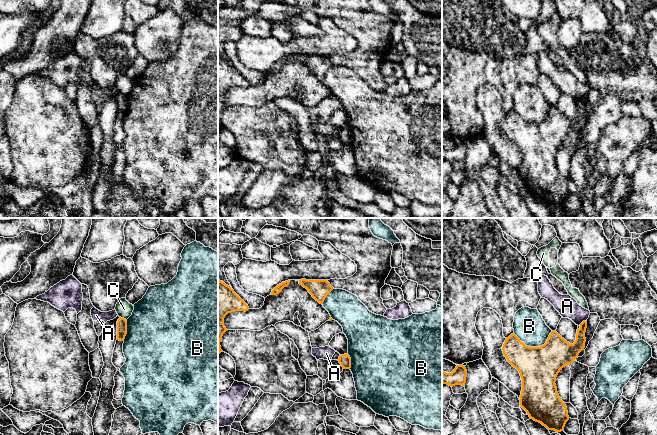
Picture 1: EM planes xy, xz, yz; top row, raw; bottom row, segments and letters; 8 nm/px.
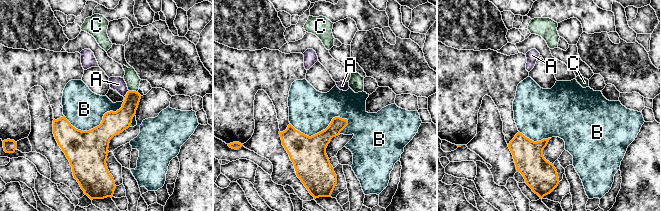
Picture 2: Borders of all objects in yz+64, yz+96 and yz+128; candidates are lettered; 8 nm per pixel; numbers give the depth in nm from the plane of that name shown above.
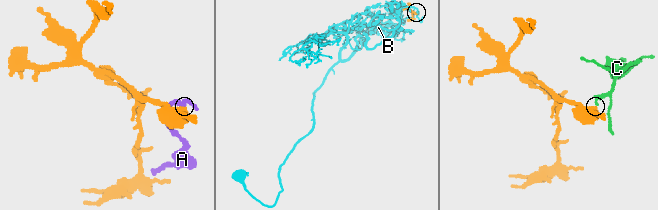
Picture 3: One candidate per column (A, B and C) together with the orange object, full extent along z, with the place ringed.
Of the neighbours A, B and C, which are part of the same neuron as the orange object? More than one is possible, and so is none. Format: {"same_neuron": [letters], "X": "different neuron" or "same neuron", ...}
{"same_neuron": [], "A": "different neuron", "B": "different neuron", "C": "different neuron"}

